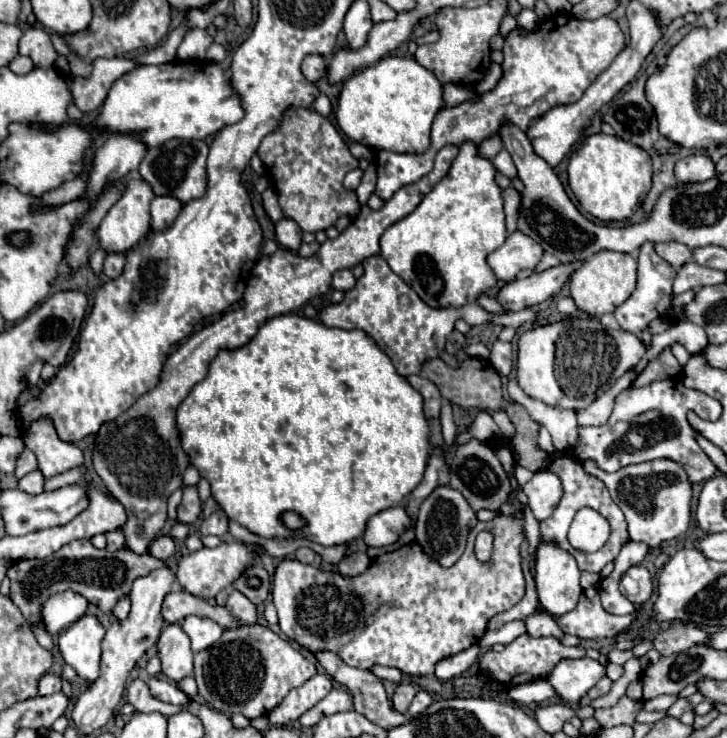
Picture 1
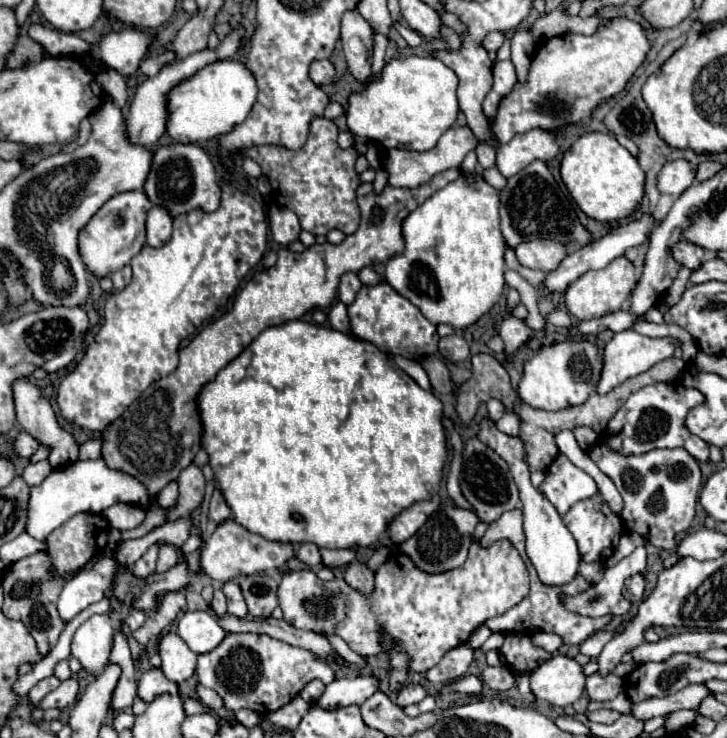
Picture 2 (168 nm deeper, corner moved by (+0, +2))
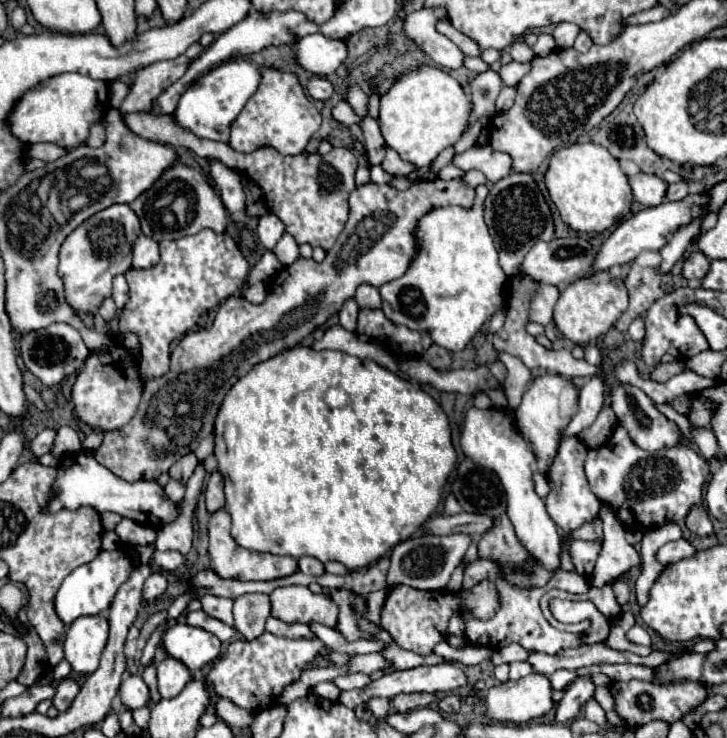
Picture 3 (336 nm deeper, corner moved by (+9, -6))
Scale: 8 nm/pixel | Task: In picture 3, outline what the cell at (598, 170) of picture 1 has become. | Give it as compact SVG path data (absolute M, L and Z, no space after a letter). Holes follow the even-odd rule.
M574 143L550 155L548 171L544 175L546 189L554 201L562 221L580 233L602 233L616 225L630 213L632 189L620 163L610 157L608 149L596 143Z

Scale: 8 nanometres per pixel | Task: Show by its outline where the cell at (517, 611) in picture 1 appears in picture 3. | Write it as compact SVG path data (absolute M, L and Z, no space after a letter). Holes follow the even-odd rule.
M478 559L474 563L470 563L464 571L464 581L462 581L462 591L468 591L472 587L476 587L478 583L482 581L490 581L494 585L494 591L498 595L498 611L490 617L490 619L476 619L468 609L464 611L464 623L466 623L466 637L470 639L472 645L480 645L480 647L488 647L488 649L502 649L510 643L518 643L522 645L526 651L534 653L548 653L548 655L554 655L562 649L572 649L572 647L578 647L582 645L582 637L576 635L576 633L564 633L564 631L558 631L554 629L542 615L542 609L540 609L540 597L544 593L548 593L550 589L564 589L564 591L588 591L590 585L584 577L580 577L578 573L574 571L558 571L552 581L542 587L542 589L514 589L512 585L506 585L506 581L502 581L498 577L498 565L494 565L492 561L486 561L486 559Z

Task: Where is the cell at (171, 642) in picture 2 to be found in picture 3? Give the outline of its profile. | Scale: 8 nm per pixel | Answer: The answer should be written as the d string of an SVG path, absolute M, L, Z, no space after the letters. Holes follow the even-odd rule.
M166 657L156 667L156 671L158 671L158 691L162 699L176 697L186 687L186 683L192 679L186 665L182 665L182 661L172 659L172 657Z

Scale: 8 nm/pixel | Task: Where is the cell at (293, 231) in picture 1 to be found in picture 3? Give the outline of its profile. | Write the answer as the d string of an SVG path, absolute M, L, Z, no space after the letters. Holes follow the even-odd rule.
M266 213L260 217L258 227L256 227L258 239L266 249L274 249L274 245L278 243L278 239L284 233L284 223L274 215L274 213Z

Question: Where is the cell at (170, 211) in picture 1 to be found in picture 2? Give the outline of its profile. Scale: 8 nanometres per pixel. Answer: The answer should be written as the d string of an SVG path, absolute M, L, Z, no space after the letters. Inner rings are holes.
M161 205L151 207L147 213L147 245L159 247L167 243L171 237L171 227L173 227L171 213Z

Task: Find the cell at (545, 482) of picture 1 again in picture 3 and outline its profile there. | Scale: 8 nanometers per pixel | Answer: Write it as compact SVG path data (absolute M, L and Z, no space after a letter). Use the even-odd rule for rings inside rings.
M566 437L560 443L558 455L548 469L548 483L550 483L550 495L546 497L546 509L552 521L564 531L572 531L582 527L584 523L590 523L600 513L600 501L590 491L586 475L584 475L584 459L586 459L586 443L580 437Z

